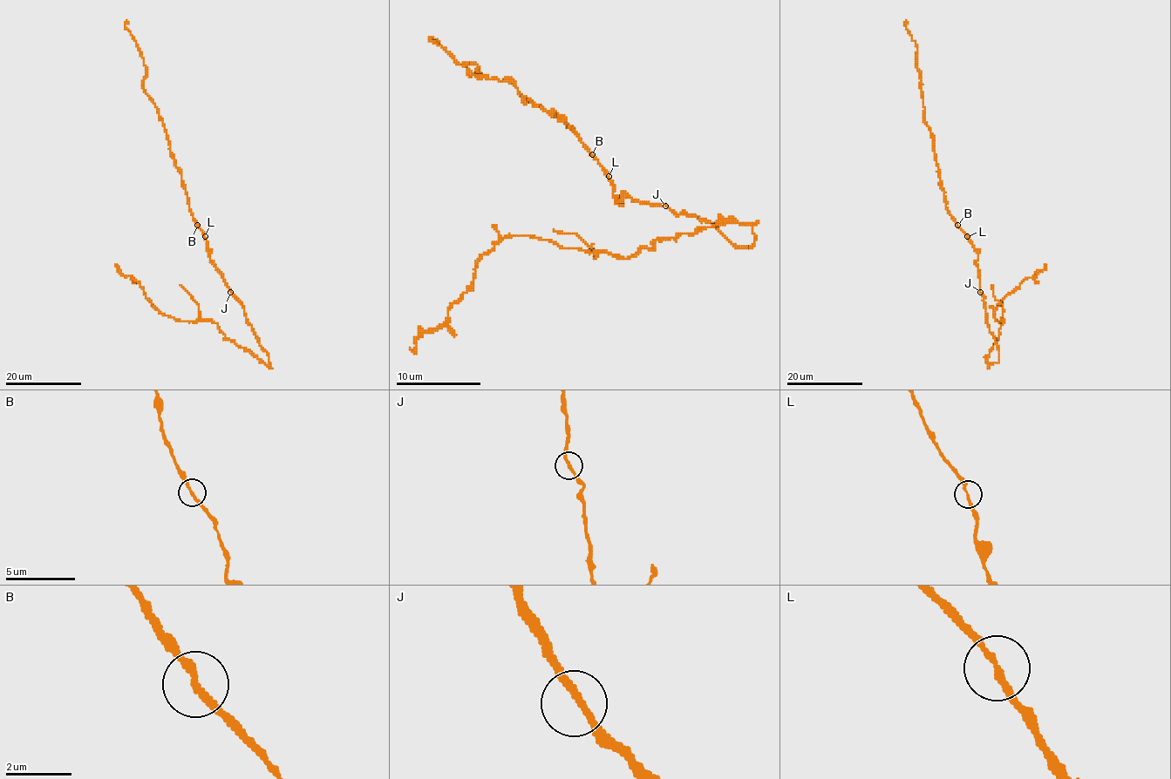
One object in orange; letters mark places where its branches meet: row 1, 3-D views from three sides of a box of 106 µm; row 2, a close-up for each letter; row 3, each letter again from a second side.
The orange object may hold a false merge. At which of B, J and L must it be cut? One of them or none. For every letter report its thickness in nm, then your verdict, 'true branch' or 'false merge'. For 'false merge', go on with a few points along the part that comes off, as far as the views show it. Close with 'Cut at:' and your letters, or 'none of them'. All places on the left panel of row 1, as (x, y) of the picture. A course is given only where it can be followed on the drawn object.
B: 190 nm | true branch
J: 200 nm | true branch
L: 190 nm | true branch
Cut at: none of them

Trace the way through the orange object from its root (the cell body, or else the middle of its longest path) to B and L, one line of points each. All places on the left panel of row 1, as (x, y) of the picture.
B: (231, 291), (210, 259), (204, 233), (197, 225)
L: (231, 291), (210, 259), (205, 236)

